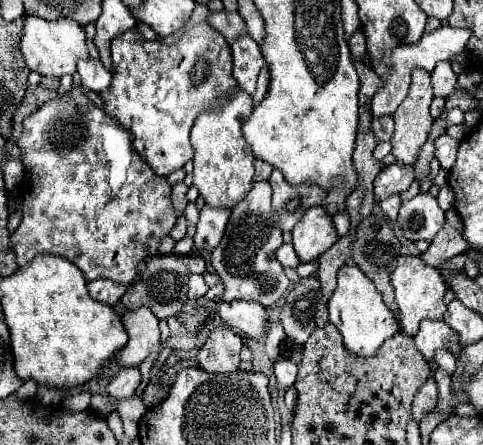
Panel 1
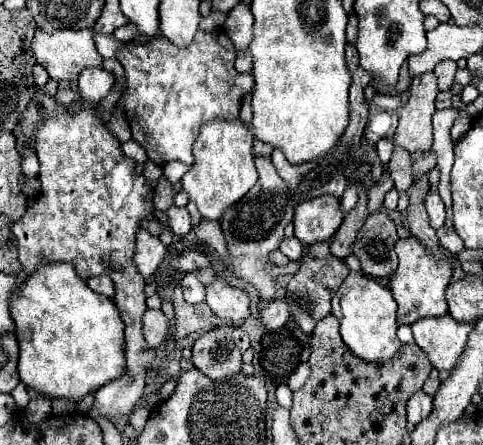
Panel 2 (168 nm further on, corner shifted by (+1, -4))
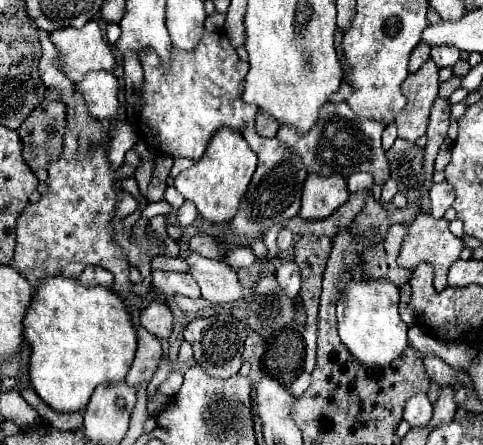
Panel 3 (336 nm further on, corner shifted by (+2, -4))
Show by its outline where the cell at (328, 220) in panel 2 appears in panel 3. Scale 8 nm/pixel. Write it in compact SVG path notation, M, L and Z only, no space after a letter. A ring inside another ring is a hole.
M312 174L306 178L302 190L302 210L300 216L304 220L318 220L330 216L340 204L348 200L346 178L340 174L318 176Z

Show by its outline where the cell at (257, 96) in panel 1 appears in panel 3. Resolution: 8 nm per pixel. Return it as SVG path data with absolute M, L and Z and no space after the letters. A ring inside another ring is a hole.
M244 130L242 134L248 140L250 148L258 154L258 168L248 186L242 208L232 218L228 228L230 228L230 234L236 236L236 240L240 244L248 244L248 238L260 236L272 224L288 220L300 212L300 194L302 194L304 180L306 180L306 168L296 152L294 152L294 160L292 160L292 150L284 144L278 146L278 138L260 138L256 134L256 130L254 132Z

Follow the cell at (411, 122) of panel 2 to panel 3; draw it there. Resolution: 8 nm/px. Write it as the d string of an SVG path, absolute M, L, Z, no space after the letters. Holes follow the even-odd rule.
M426 60L420 70L402 82L402 94L408 98L408 104L396 116L398 136L414 142L426 134L430 108L438 96L438 68L434 60Z

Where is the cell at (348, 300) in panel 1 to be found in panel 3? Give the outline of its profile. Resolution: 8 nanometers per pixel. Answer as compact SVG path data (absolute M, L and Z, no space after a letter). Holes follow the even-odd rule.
M352 280L338 300L338 332L354 360L370 368L388 366L408 348L408 326L398 314L398 288L384 280Z

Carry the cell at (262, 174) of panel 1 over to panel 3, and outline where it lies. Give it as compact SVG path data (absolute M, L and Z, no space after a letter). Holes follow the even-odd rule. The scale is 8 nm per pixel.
M258 110L258 114L256 114L256 130L260 132L260 136L272 138L278 132L278 128L280 128L280 124L272 116L268 116L264 110Z

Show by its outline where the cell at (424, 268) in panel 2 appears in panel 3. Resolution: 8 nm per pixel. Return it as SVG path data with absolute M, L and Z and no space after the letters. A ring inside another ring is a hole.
M422 212L416 216L416 220L412 222L412 226L408 230L408 236L404 238L404 244L402 244L400 256L398 256L398 264L406 266L408 270L414 270L416 264L420 264L420 262L434 264L434 286L436 286L436 290L444 290L448 286L448 282L446 282L448 270L450 270L452 262L460 258L462 248L464 248L464 242L462 242L462 238L458 238L450 232L448 220L444 220L444 218L436 220L430 214Z

